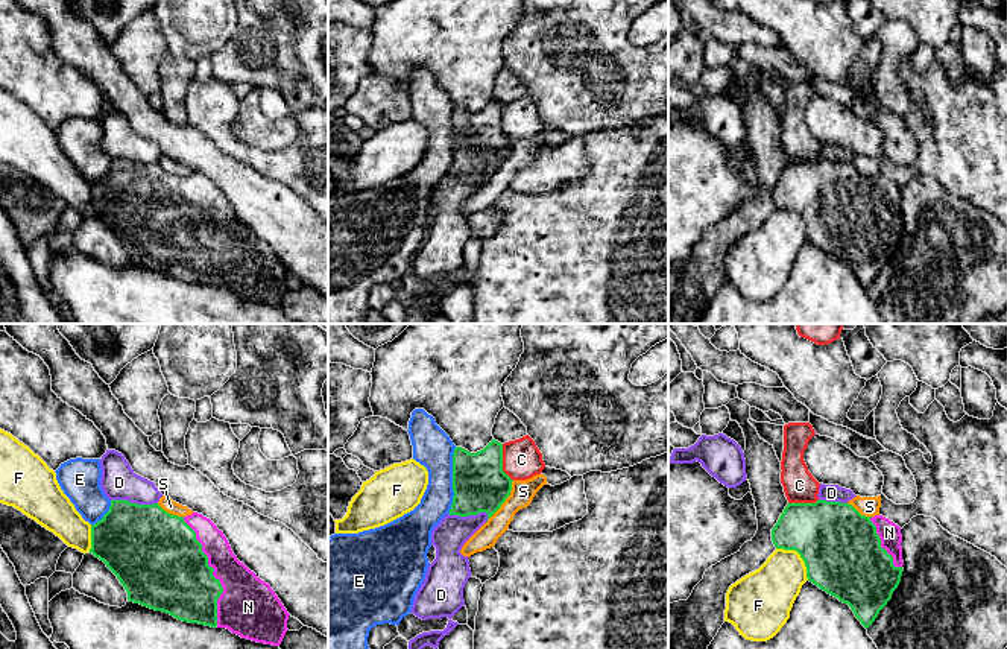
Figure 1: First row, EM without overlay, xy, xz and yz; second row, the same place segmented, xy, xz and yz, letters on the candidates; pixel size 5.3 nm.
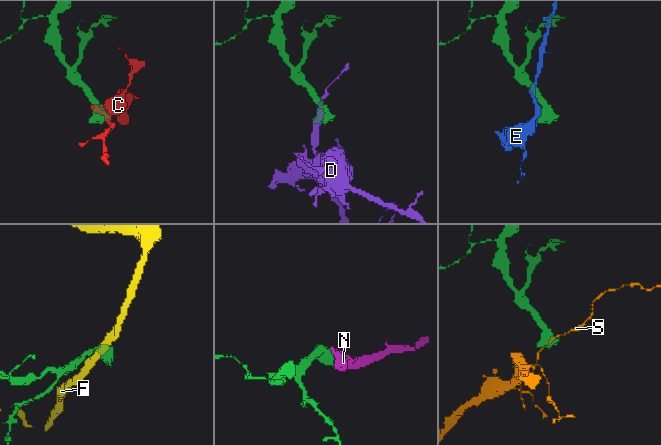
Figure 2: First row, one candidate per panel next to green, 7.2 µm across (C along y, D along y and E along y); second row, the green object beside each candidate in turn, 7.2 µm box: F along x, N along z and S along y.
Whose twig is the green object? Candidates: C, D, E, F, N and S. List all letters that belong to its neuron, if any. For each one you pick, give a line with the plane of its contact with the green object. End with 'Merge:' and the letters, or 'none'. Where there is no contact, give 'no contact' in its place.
N: contact in xy
Merge: N

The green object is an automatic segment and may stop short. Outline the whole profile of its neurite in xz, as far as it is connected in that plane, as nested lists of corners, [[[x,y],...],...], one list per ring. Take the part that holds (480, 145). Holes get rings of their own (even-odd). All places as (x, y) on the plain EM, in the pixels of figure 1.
[[[492,99],[477,112],[456,106],[453,112],[454,157],[448,173],[468,176],[486,172],[489,179],[510,155],[512,141],[503,131],[501,102]]]

